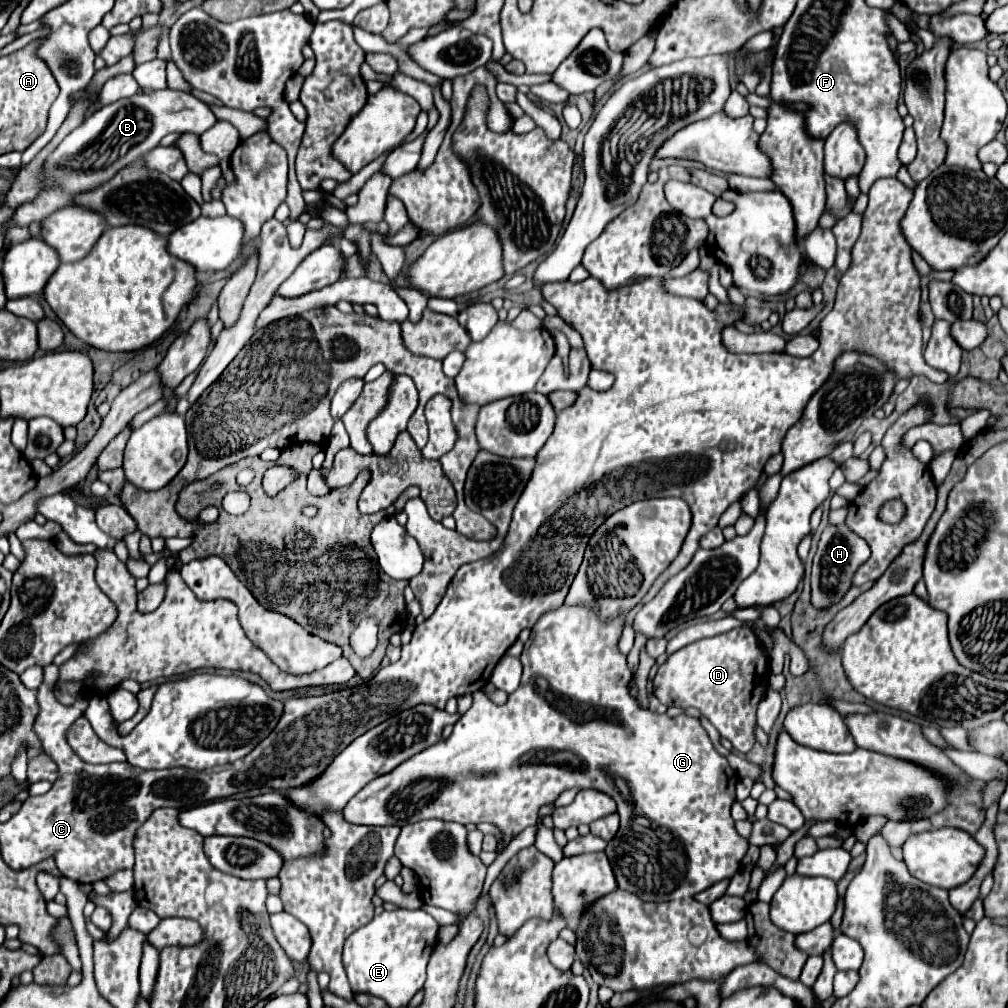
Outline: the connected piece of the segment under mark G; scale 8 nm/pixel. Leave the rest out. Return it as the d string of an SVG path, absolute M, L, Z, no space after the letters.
M560 606L556 612L546 612L540 620L538 620L538 624L532 628L532 634L530 634L530 640L528 640L528 644L524 646L524 652L522 652L522 658L520 658L520 662L523 665L523 672L522 672L522 684L520 684L520 688L514 692L514 694L510 694L508 696L508 702L504 704L504 706L496 706L494 702L484 694L482 690L477 691L472 694L473 702L470 707L470 710L454 724L454 732L450 734L450 738L448 740L440 740L438 744L434 744L434 746L430 746L430 748L426 748L426 750L422 750L418 756L412 756L410 760L406 760L406 762L402 762L398 768L394 768L392 772L388 772L386 776L378 776L378 778L374 778L370 784L366 784L348 804L346 804L346 808L342 810L344 812L344 818L348 820L348 822L352 822L352 824L372 824L372 826L388 826L388 824L398 824L398 826L406 826L406 824L414 824L414 822L418 822L418 820L428 820L428 818L440 818L440 820L454 820L454 822L460 822L460 824L478 824L478 822L492 822L492 824L496 824L500 830L502 830L502 834L504 834L504 840L506 840L506 844L518 834L518 832L522 832L526 826L534 826L536 822L538 822L538 810L540 810L540 806L544 806L544 804L552 804L564 790L570 790L570 788L594 788L594 790L600 790L600 792L604 792L604 794L608 794L610 798L614 798L616 800L616 804L618 804L618 814L620 814L620 830L618 830L618 834L608 842L608 846L606 846L606 856L608 856L608 860L610 860L610 864L612 864L612 870L614 870L614 876L616 876L616 880L618 880L618 886L622 888L622 890L626 890L626 892L632 892L632 894L636 894L638 898L642 898L642 900L646 900L646 902L662 902L662 900L676 900L676 898L686 898L686 896L694 896L694 894L698 894L698 892L702 892L702 890L706 890L706 888L710 888L710 886L714 886L716 882L720 882L720 880L728 880L728 878L732 878L740 868L742 868L742 858L746 856L746 852L748 852L748 840L746 838L742 838L738 832L736 832L736 828L734 828L734 820L732 820L732 816L730 816L730 806L732 806L732 802L736 800L736 794L734 794L734 786L736 786L736 772L728 766L728 760L726 758L722 758L716 750L714 750L714 746L712 746L712 742L710 742L710 738L708 738L708 734L706 734L706 730L702 728L702 724L700 724L700 720L696 720L696 718L690 718L690 716L686 716L686 714L680 714L680 716L676 716L676 718L670 718L670 716L666 716L666 714L654 714L654 712L650 712L650 710L642 710L640 706L638 706L638 702L636 702L636 698L634 696L630 696L630 690L628 690L628 682L630 682L630 678L632 678L632 672L628 670L628 666L626 666L626 656L622 656L620 652L618 652L618 638L620 638L620 632L622 632L622 622L624 622L624 616L626 616L626 612L622 612L618 618L614 618L614 620L610 620L610 622L600 622L598 620L598 616L596 616L596 610L594 608L590 608L590 606L578 606L578 608L572 608L572 606Z

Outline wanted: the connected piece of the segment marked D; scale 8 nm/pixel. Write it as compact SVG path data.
M736 628L728 634L692 642L668 656L654 676L654 696L666 706L698 708L720 736L732 742L736 752L746 754L756 742L756 710L766 696L768 674L768 656L756 634L750 628Z

